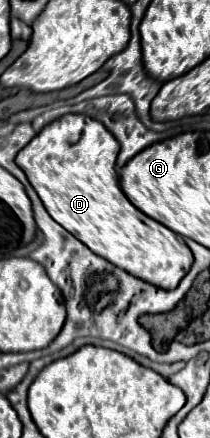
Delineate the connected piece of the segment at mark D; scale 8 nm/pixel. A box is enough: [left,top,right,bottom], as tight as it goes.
[17,114,193,290]

